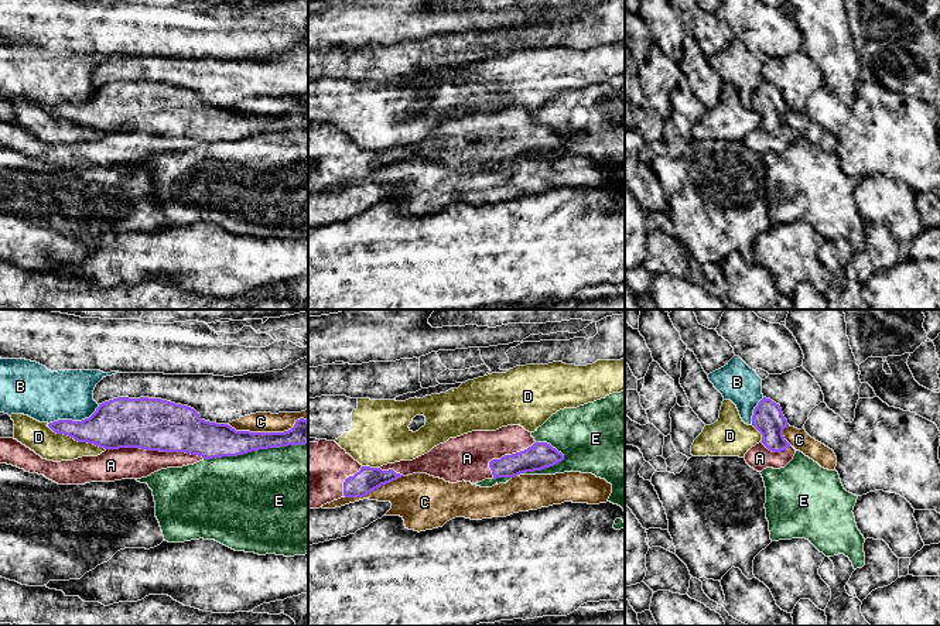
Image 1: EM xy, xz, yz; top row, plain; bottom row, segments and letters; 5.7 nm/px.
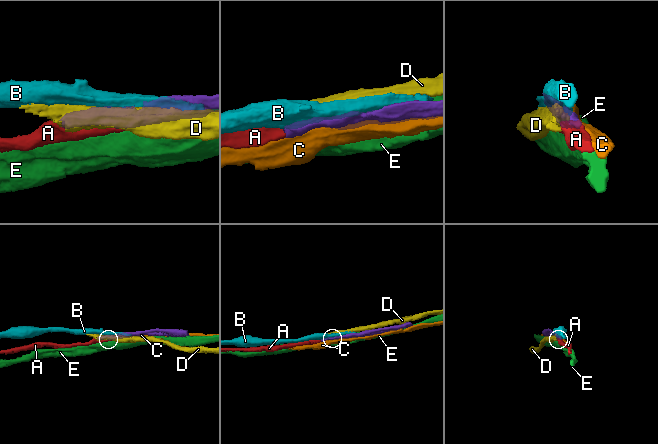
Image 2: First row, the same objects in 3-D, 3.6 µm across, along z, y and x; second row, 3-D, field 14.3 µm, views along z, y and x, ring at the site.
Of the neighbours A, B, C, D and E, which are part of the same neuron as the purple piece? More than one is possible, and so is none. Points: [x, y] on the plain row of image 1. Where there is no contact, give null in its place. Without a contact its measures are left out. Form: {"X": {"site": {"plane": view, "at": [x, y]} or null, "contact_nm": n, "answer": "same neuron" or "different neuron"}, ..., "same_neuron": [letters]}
{"A": {"site": {"plane": "xy", "at": [156, 133]}, "contact_nm": 550, "answer": "same neuron"}, "B": {"site": {"plane": "xy", "at": [74, 105]}, "contact_nm": 320, "answer": "different neuron"}, "C": {"site": {"plane": "xy", "at": [267, 116]}, "contact_nm": 460, "answer": "different neuron"}, "D": {"site": {"plane": "xy", "at": [77, 123]}, "contact_nm": 360, "answer": "different neuron"}, "E": {"site": {"plane": "xy", "at": [255, 133]}, "contact_nm": 600, "answer": "different neuron"}, "same_neuron": ["A"]}

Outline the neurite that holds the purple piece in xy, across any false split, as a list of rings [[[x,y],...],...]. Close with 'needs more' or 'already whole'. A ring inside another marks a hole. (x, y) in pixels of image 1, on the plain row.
[[[117,81],[99,88],[96,95],[82,105],[58,103],[48,110],[78,126],[93,127],[106,134],[98,140],[74,144],[47,144],[14,122],[0,122],[0,147],[44,158],[58,168],[85,168],[90,165],[114,165],[141,163],[167,151],[182,151],[204,143],[237,140],[252,134],[308,127],[308,105],[300,102],[284,116],[236,114],[228,107],[205,105],[188,90],[161,82]]] | needs more

